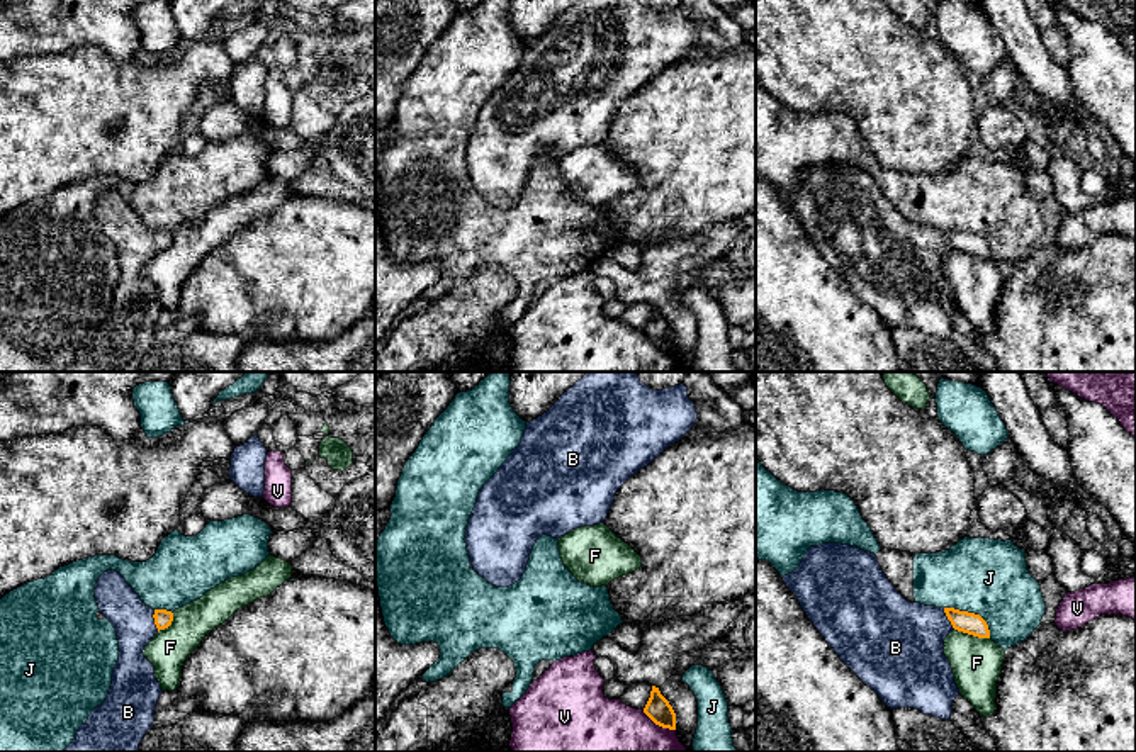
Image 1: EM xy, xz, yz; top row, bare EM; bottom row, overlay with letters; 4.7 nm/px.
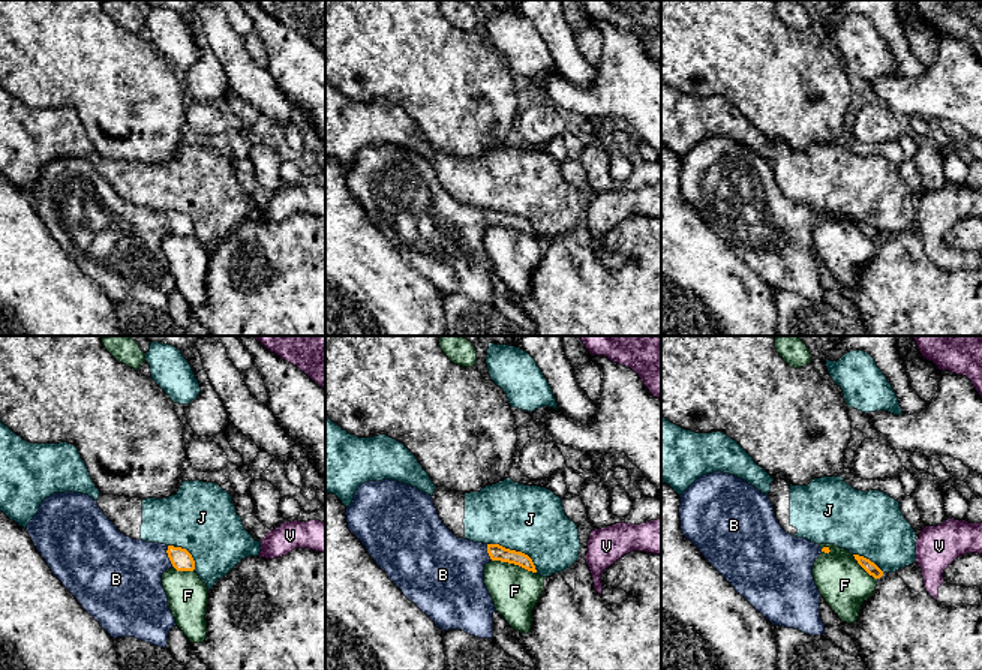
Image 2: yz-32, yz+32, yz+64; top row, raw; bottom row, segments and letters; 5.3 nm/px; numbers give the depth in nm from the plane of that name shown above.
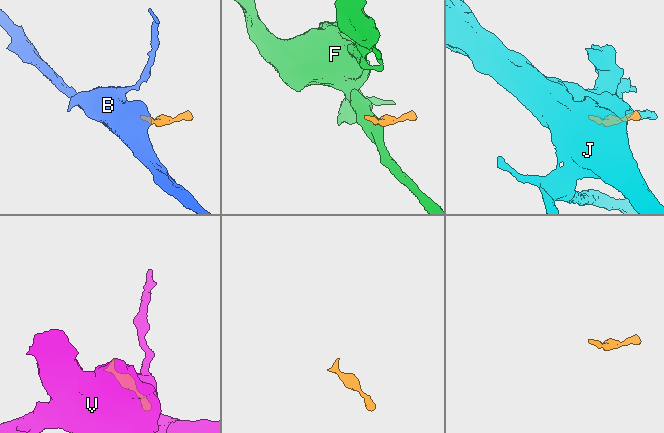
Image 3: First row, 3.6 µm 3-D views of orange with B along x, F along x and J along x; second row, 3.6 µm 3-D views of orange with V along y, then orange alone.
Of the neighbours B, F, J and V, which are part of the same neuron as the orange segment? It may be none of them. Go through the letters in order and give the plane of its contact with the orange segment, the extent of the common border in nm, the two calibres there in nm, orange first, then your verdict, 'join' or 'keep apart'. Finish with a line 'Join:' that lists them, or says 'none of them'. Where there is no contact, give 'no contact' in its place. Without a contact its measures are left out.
B: xy | 110 nm | 90/190 nm | join
F: yz | 180 nm | 100/240 nm | keep apart
J: yz | 260 nm | 100/360 nm | keep apart
V: xz | 190 nm | 120/460 nm | keep apart
Join: B

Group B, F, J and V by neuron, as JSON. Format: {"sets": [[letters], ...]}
{"sets": [["B"], ["F"], ["J"], ["V"]]}

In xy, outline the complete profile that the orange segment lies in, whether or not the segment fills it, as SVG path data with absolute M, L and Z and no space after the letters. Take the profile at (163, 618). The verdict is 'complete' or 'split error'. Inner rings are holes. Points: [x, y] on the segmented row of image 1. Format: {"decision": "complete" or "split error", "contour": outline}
{"decision": "split error", "contour": "M104 572L95 584L100 613L114 625L119 660L105 701L80 727L63 752L138 752L163 693L144 647L172 625L173 613L146 606L115 572Z"}

